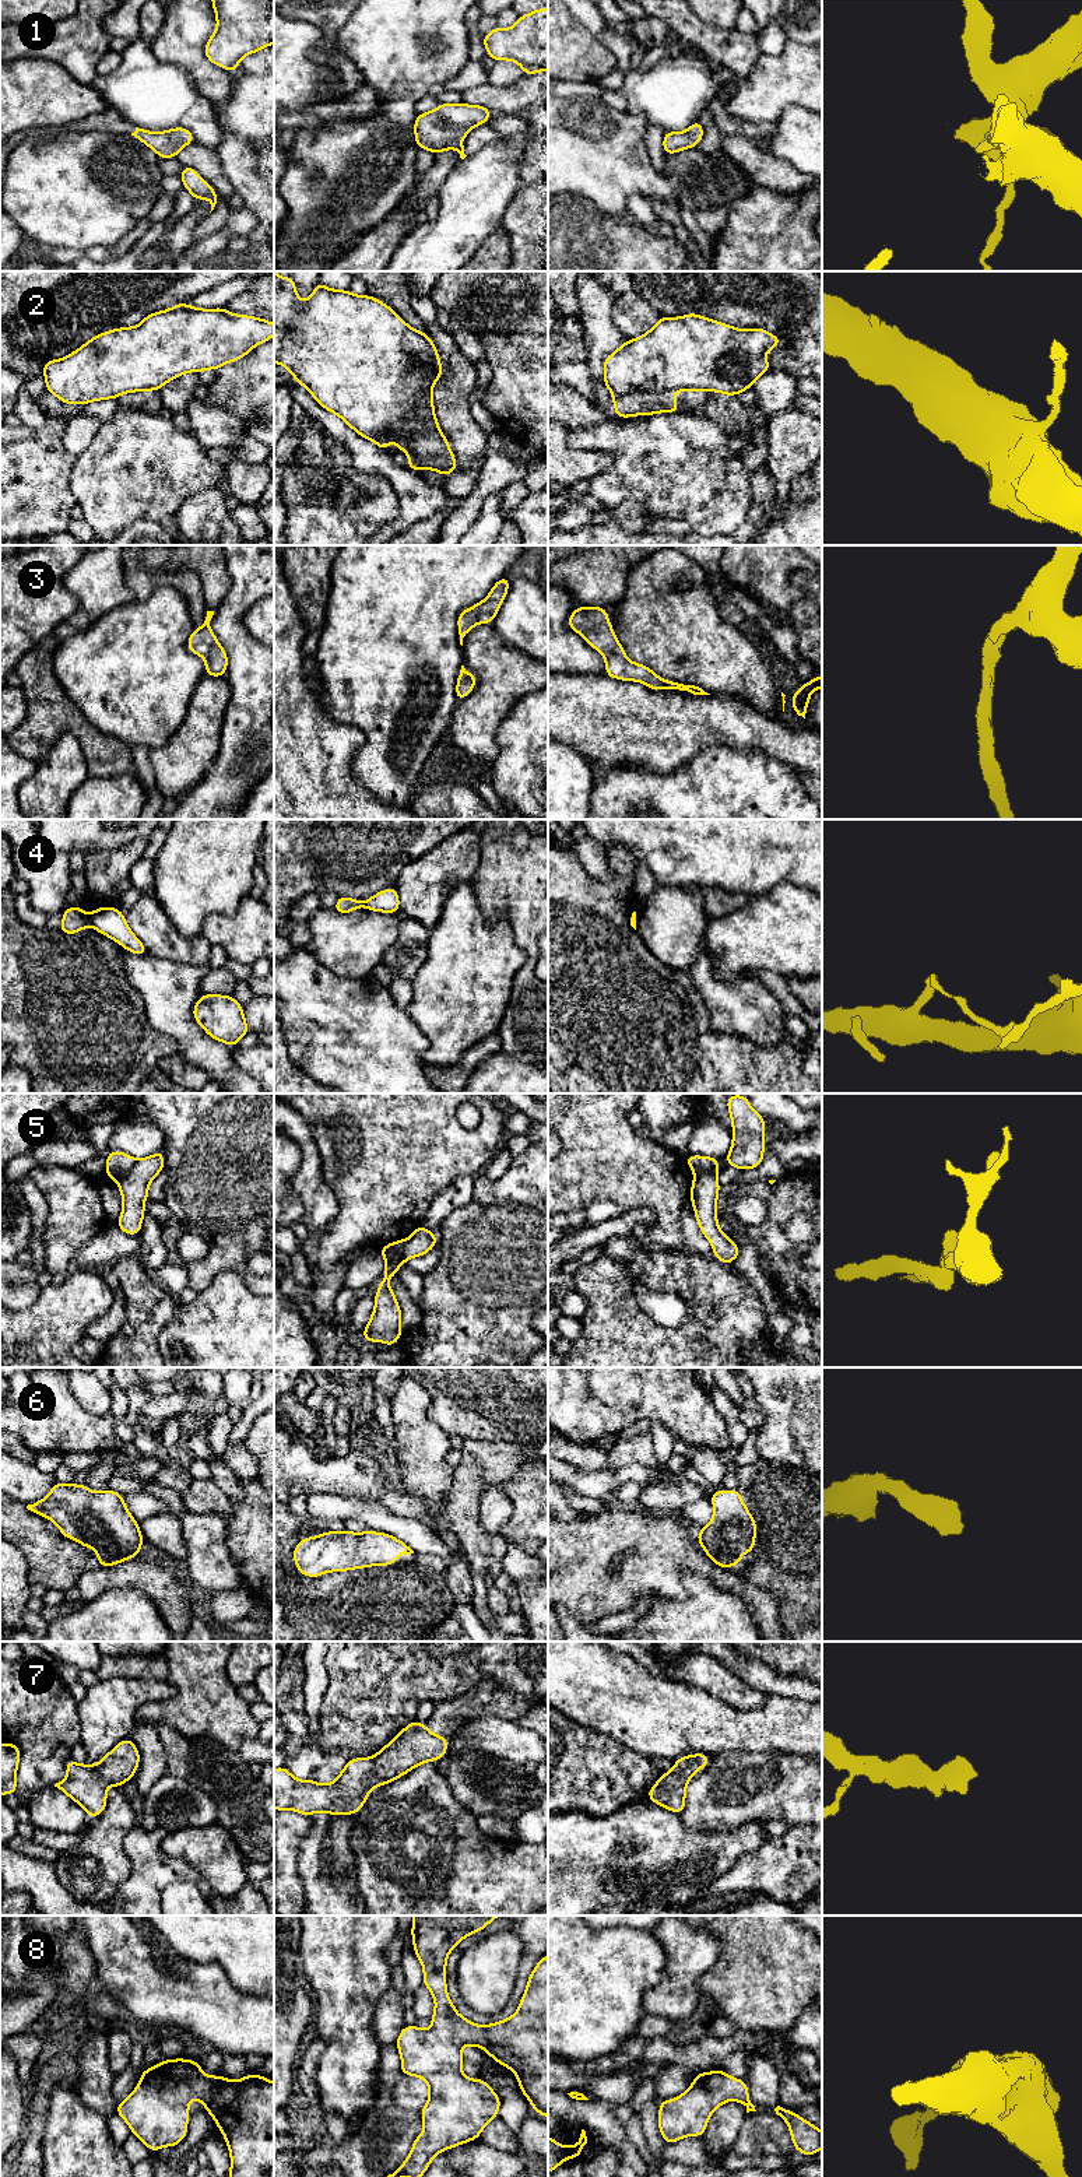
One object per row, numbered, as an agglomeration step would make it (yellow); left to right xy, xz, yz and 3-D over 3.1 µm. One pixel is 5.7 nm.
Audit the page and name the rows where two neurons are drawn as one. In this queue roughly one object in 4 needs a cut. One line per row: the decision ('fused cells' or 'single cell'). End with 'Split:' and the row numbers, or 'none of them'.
1: single cell
2: fused cells
3: single cell
4: fused cells
5: fused cells
6: single cell
7: single cell
8: single cell
Split: 2, 4, 5

